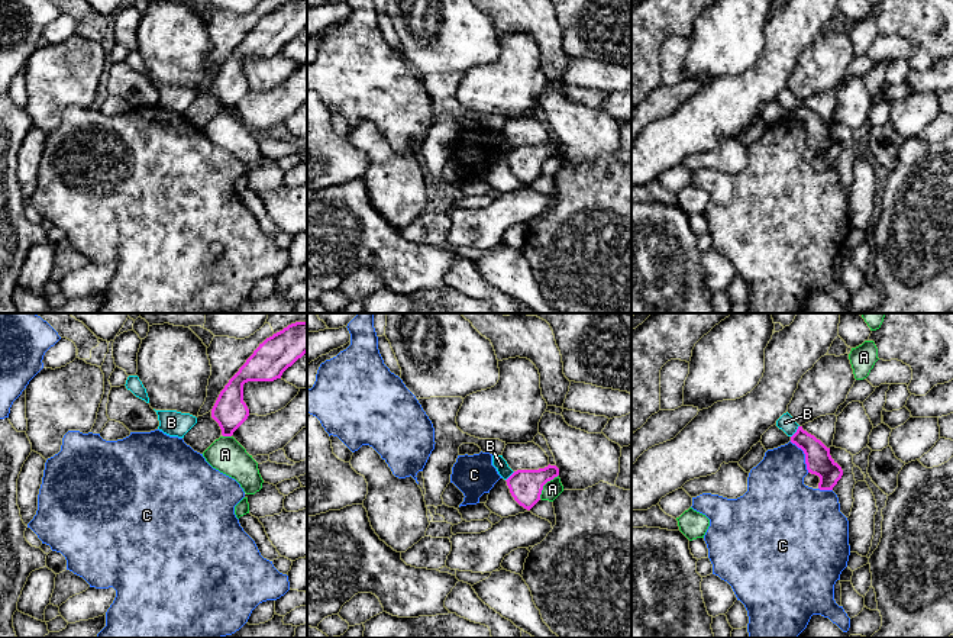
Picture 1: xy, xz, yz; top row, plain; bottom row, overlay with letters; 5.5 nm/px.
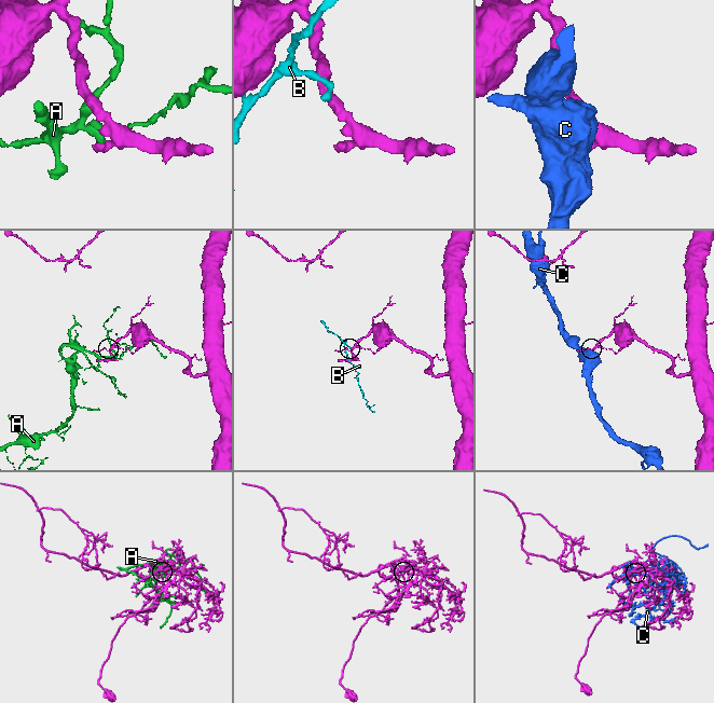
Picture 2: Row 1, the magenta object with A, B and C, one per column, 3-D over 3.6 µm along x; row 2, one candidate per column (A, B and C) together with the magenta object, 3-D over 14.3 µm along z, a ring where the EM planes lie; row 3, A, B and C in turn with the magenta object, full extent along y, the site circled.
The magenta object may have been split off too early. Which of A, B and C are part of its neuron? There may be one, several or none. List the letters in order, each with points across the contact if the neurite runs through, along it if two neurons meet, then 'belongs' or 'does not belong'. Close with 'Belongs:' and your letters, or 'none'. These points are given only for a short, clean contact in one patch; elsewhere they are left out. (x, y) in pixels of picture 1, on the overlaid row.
A: does not belong
B: border along yz (798, 425), (791, 437); does not belong
C: does not belong
Belongs: none

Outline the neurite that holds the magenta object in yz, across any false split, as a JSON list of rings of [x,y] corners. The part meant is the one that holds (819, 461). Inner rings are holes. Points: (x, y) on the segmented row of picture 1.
[[[798,426],[791,436],[791,442],[801,448],[805,454],[807,470],[820,477],[820,490],[833,490],[843,476],[841,467],[831,458],[830,448],[820,439]]]

